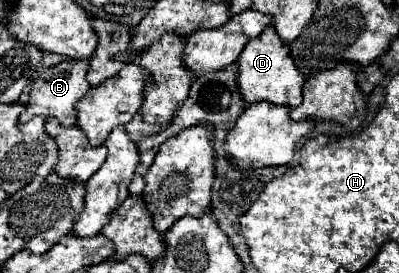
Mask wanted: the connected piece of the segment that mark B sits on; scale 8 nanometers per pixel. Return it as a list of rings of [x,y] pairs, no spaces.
[[[64,59],[62,63],[44,69],[30,85],[30,93],[28,93],[28,103],[26,103],[26,111],[20,113],[20,121],[30,121],[34,115],[42,115],[42,117],[56,117],[60,121],[62,127],[74,127],[76,125],[76,109],[74,103],[78,99],[82,99],[88,91],[90,85],[86,81],[86,71],[88,71],[90,63],[86,59]]]

